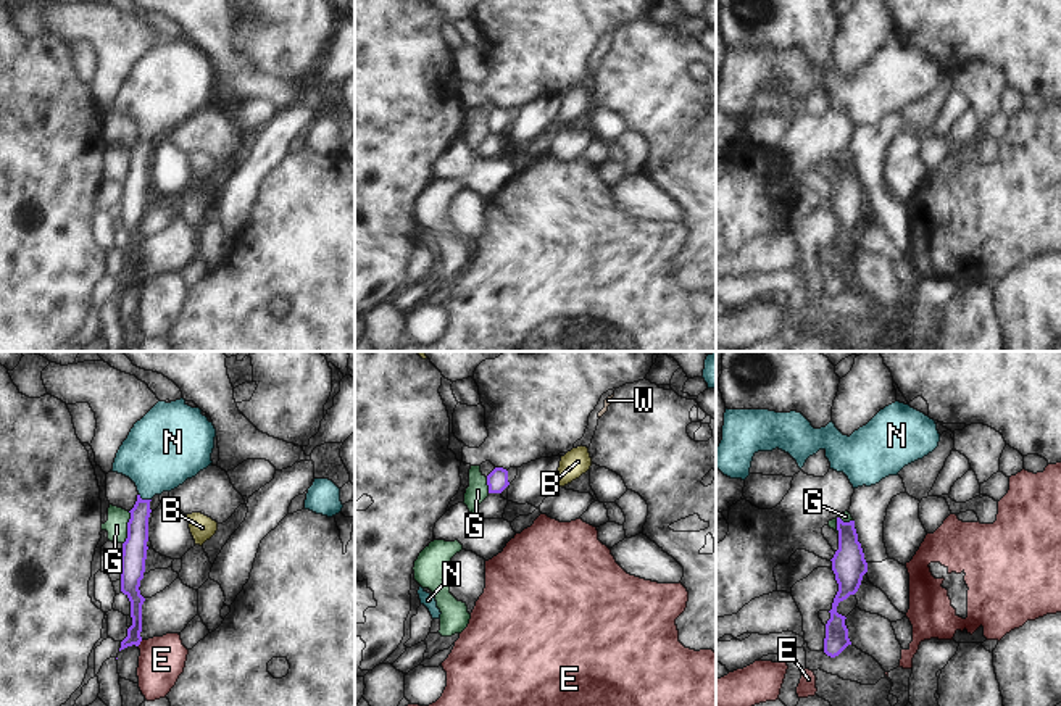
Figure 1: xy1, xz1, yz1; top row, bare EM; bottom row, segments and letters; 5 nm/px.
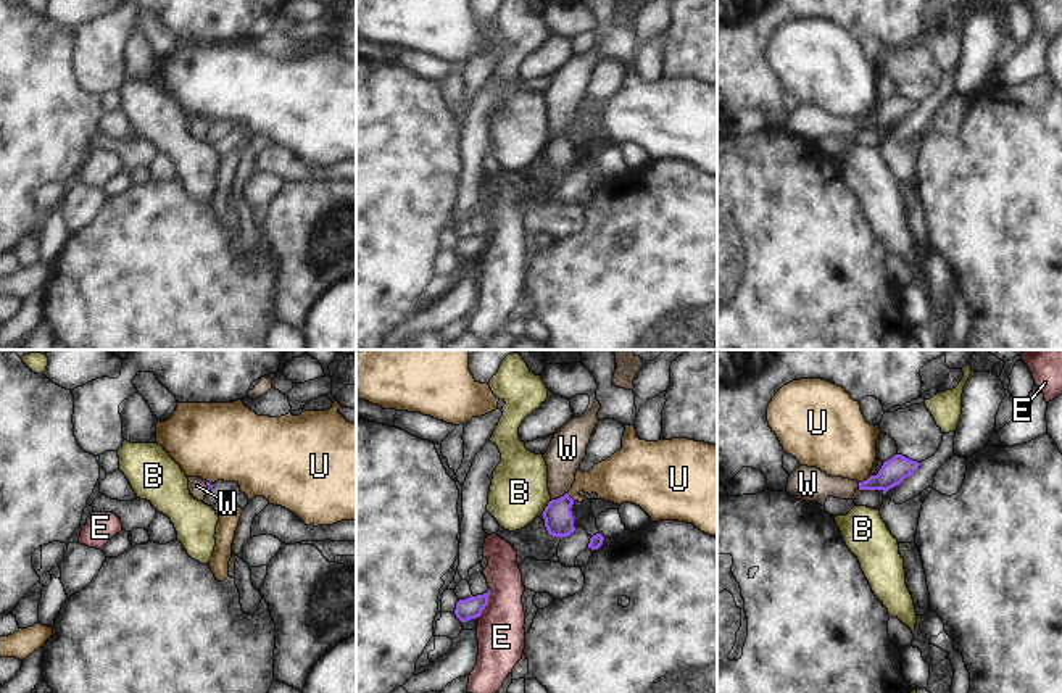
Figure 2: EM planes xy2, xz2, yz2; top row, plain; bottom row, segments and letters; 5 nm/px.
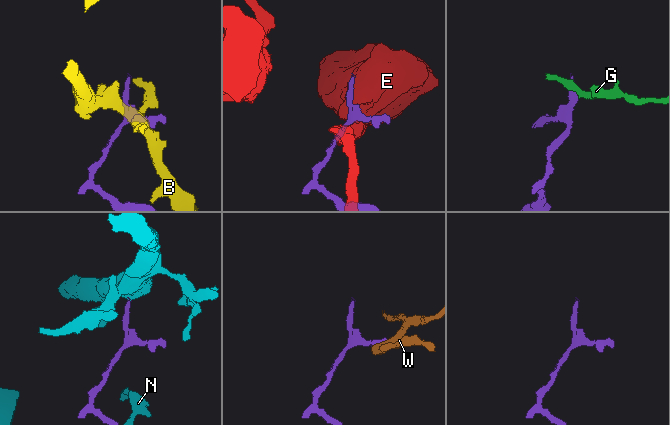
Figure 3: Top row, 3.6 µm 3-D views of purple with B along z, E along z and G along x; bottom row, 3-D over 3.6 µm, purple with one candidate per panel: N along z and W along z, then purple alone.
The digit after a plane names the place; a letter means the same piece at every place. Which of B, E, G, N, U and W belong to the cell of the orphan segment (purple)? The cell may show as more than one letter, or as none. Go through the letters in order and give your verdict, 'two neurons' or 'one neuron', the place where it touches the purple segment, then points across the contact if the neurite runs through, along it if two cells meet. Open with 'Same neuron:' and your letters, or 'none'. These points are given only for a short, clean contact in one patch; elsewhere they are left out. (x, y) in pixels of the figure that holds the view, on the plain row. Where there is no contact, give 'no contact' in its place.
Same neuron: N, W
B: two neurons | xz2 (545, 147) | along xz2 (551, 139), (540, 153)
E: two neurons | xz2 (487, 242) | along xz2 (490, 229), (489, 240), (479, 257)
G: two neurons | xy1 (128, 166) | along xy1 (129, 150), (128, 176), (123, 182)
N: one neuron | xy1 (144, 139) | across xy1 (134, 187), (144, 139), (160, 92)
U: two neurons | yz2 (864, 120) | along yz2 (871, 115), (859, 121)
W: one neuron | xz2 (558, 137) | across xz2 (558, 157), (558, 137), (558, 123), (566, 91)

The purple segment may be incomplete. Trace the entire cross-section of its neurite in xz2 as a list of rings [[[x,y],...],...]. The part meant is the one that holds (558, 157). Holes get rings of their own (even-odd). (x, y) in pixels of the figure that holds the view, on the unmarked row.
[[[596,31],[590,35],[590,44],[580,56],[564,63],[551,79],[543,93],[548,105],[548,129],[551,140],[543,150],[545,166],[553,176],[567,176],[574,166],[572,143],[569,129],[575,121],[575,111],[587,95],[587,85],[591,73],[599,61],[598,50],[601,44],[596,39]]]

